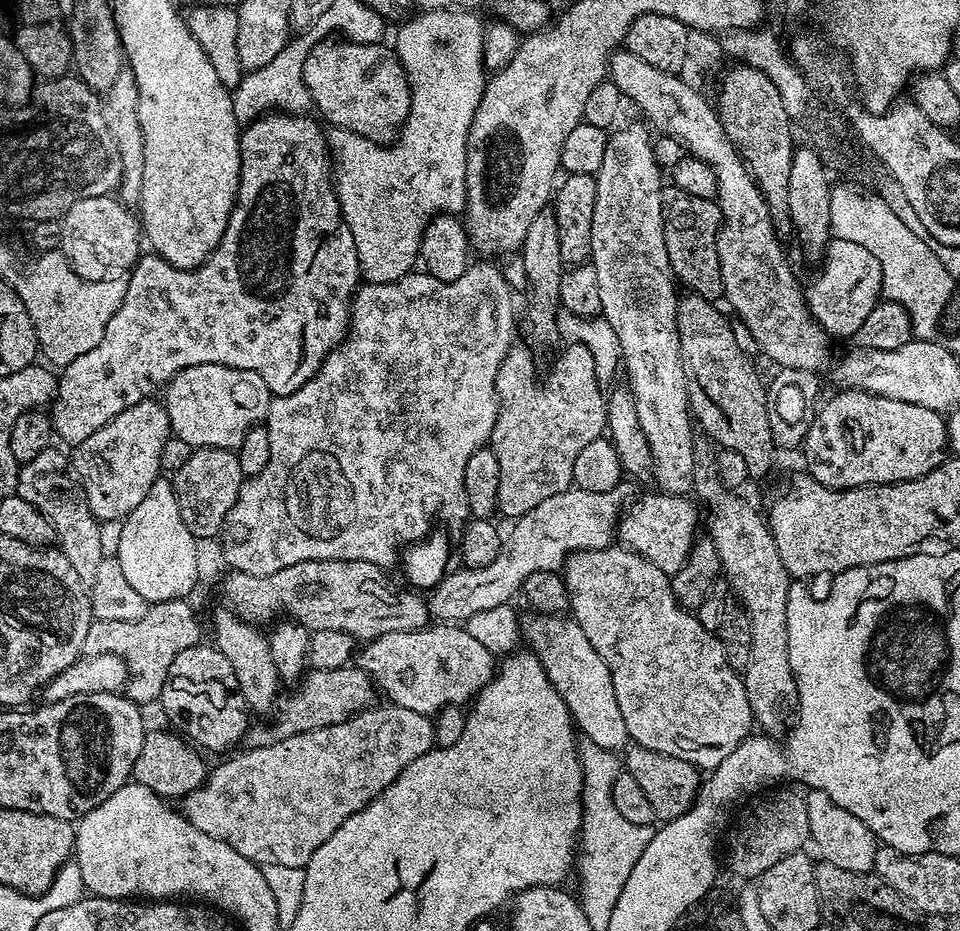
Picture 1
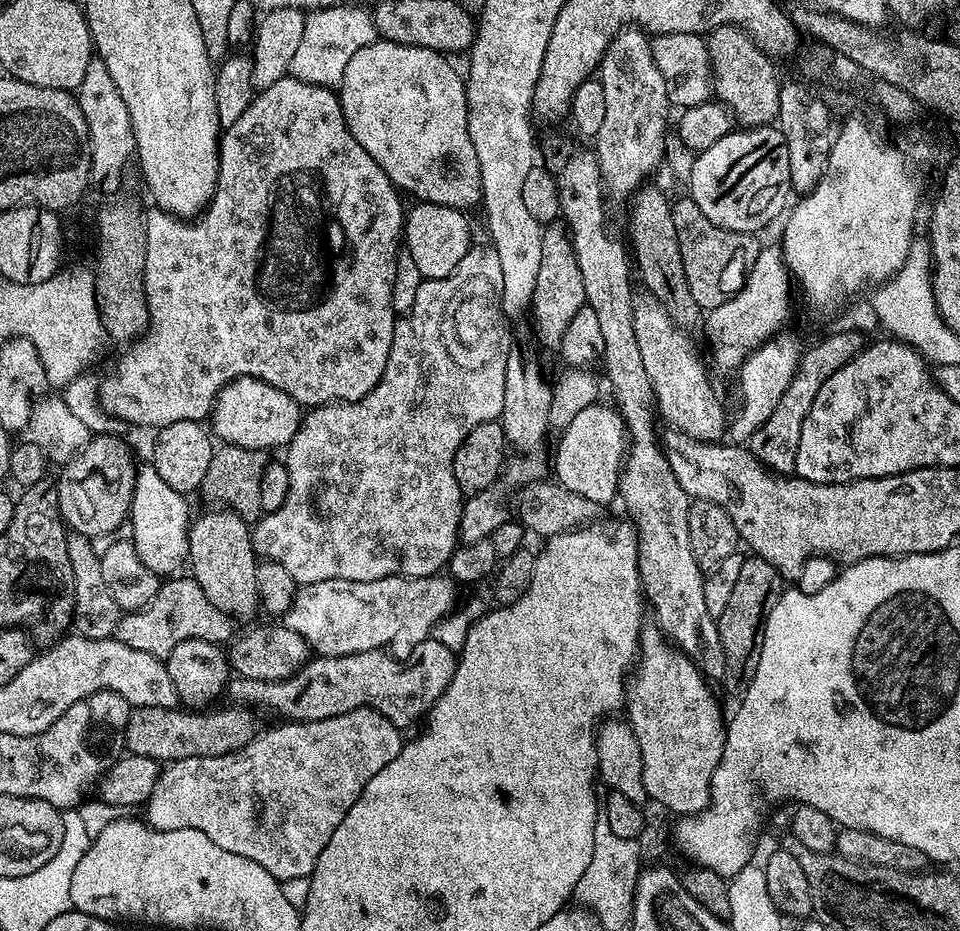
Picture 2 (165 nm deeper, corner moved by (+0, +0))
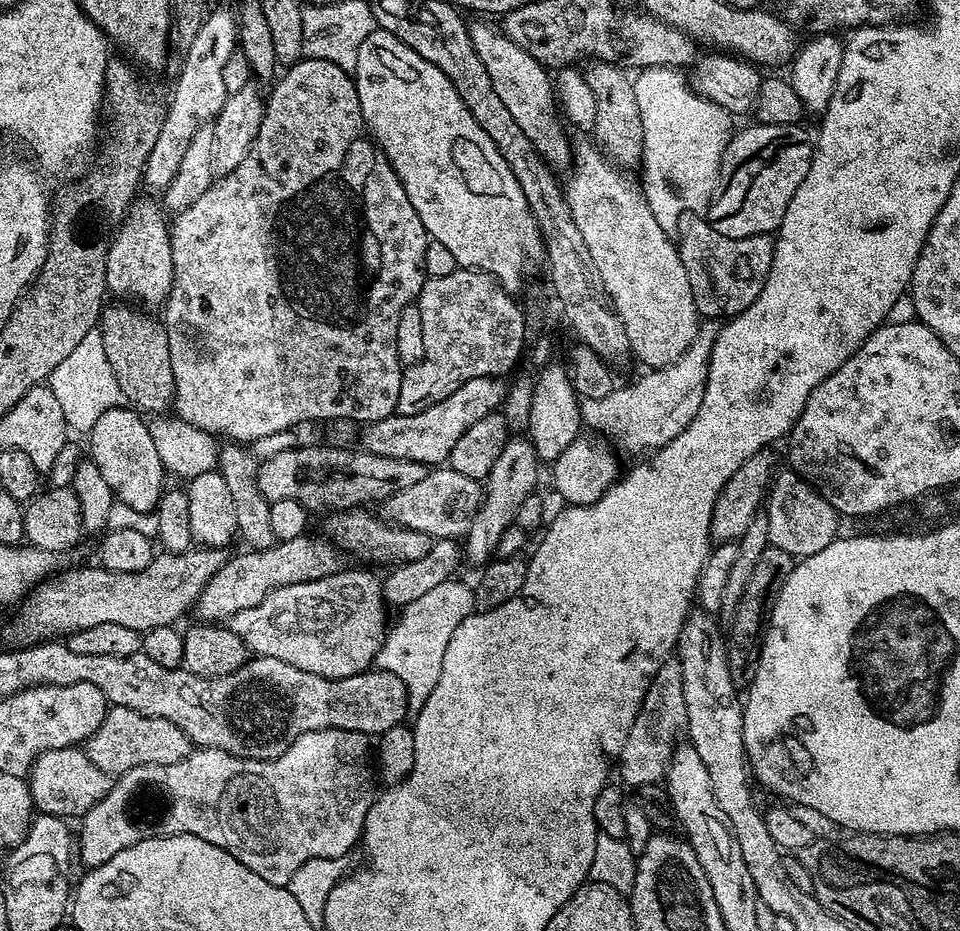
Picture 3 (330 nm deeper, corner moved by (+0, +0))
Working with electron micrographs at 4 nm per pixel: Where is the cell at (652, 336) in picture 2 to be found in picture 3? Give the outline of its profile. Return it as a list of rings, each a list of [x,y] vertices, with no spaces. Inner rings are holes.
[[[595,143],[575,145],[570,171],[572,173],[568,181],[564,180],[562,184],[564,200],[570,206],[570,214],[574,214],[574,226],[578,226],[590,250],[590,258],[594,258],[602,274],[603,285],[613,298],[614,308],[629,338],[633,357],[637,361],[640,359],[648,370],[673,364],[678,357],[686,354],[702,323],[702,317],[696,310],[694,294],[690,290],[686,266],[682,266],[679,248],[673,237],[664,232],[662,226],[658,226],[641,187],[632,182],[628,177],[631,175],[617,168]]]

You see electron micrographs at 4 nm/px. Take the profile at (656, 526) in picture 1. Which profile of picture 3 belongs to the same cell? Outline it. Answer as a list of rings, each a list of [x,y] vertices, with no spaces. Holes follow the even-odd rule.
[[[436,466],[422,478],[422,482],[410,486],[410,490],[398,490],[383,501],[383,519],[389,525],[426,534],[432,540],[456,540],[468,535],[483,500],[481,481],[466,478],[466,474],[458,474],[458,470],[450,466]]]

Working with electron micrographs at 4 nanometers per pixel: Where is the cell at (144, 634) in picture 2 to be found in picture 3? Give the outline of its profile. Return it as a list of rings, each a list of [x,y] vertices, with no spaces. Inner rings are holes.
[[[313,534],[282,540],[270,548],[243,550],[236,557],[225,561],[218,574],[206,582],[202,594],[194,605],[196,620],[200,622],[228,622],[234,614],[258,606],[266,594],[282,586],[294,586],[298,582],[314,582],[345,567],[345,553],[331,539],[319,540]]]

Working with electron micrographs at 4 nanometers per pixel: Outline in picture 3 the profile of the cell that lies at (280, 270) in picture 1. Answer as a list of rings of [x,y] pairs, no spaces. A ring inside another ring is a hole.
[[[307,58],[297,60],[285,72],[288,73],[284,77],[281,75],[271,85],[271,87],[273,86],[272,93],[267,93],[262,126],[258,130],[258,138],[254,138],[254,146],[250,150],[250,154],[246,154],[246,158],[242,158],[242,162],[238,162],[238,166],[234,166],[234,170],[230,170],[225,176],[213,179],[210,190],[206,190],[206,194],[202,194],[202,198],[198,198],[198,202],[186,206],[186,210],[175,213],[171,217],[168,230],[170,254],[174,256],[174,278],[172,279],[170,294],[162,308],[162,313],[164,312],[162,325],[169,338],[173,390],[175,392],[174,412],[177,417],[180,417],[186,423],[193,424],[194,427],[198,427],[202,431],[211,432],[216,438],[228,436],[224,438],[232,442],[251,442],[270,434],[276,434],[278,431],[295,429],[298,426],[296,424],[304,424],[307,420],[357,420],[357,425],[363,426],[393,415],[398,406],[402,375],[402,363],[400,364],[402,337],[398,334],[398,320],[402,310],[406,310],[406,306],[419,297],[426,279],[424,267],[426,266],[426,250],[430,243],[430,237],[427,230],[422,226],[422,218],[418,218],[418,210],[414,210],[414,206],[410,206],[410,198],[406,198],[406,190],[402,186],[398,174],[394,174],[390,162],[370,139],[364,127],[362,106],[358,102],[355,79],[346,70],[342,70],[342,66],[334,66],[334,62],[309,60]]]

